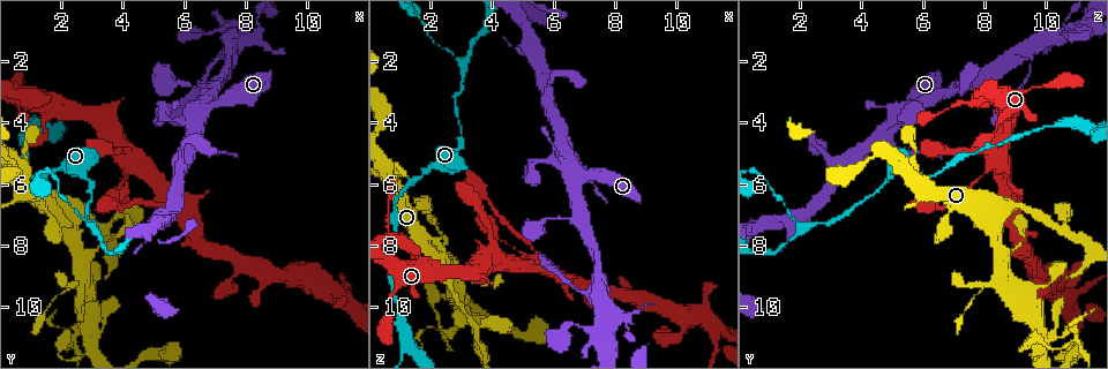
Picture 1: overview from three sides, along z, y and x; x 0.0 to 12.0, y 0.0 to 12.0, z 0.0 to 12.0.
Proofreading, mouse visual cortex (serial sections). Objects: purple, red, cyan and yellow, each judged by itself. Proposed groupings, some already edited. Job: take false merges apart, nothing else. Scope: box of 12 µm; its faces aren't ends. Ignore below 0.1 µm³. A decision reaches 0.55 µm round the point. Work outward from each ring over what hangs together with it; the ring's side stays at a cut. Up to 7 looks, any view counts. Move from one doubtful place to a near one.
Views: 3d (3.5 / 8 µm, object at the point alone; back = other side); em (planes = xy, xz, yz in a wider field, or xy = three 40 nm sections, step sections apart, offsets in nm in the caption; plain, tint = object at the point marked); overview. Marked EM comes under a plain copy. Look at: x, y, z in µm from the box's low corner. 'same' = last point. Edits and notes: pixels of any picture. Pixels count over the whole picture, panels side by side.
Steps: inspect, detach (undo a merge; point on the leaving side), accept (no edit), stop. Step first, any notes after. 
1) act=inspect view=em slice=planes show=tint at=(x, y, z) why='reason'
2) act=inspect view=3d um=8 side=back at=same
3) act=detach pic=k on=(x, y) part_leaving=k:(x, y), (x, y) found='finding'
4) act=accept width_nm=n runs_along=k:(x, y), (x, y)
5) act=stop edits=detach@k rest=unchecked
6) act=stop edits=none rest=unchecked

act=inspect view=em slice=xy step=3 show=tint at=(5.6, 6.3, 8.8) why='three-way junction'

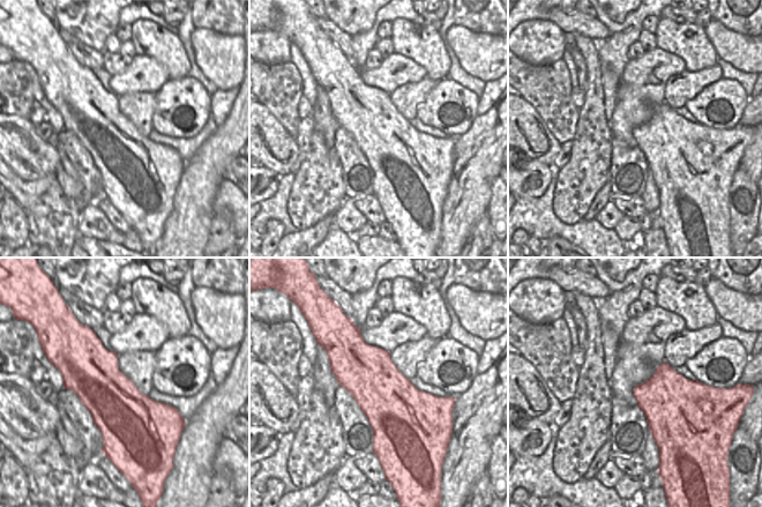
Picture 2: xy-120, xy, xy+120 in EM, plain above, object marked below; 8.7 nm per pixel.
act=inspect view=3d um=3.5 at=same why='see where the arms go'

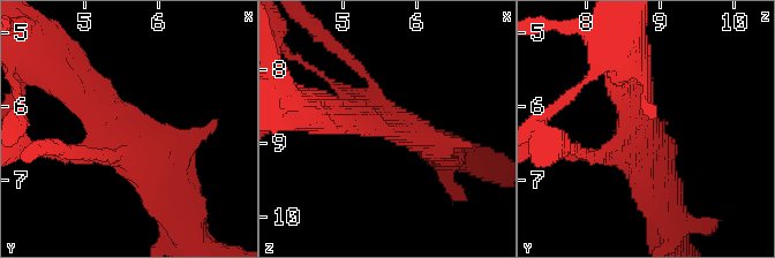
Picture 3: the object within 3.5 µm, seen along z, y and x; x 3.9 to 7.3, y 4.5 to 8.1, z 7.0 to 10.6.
act=accept width_nm=500 runs_along=3:(65, 76), (174, 182) found='continuous, no second cell'

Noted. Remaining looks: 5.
act=inspect view=3d um=3.5 at=(4.1, 6.0, 7.6) why='thin neck'

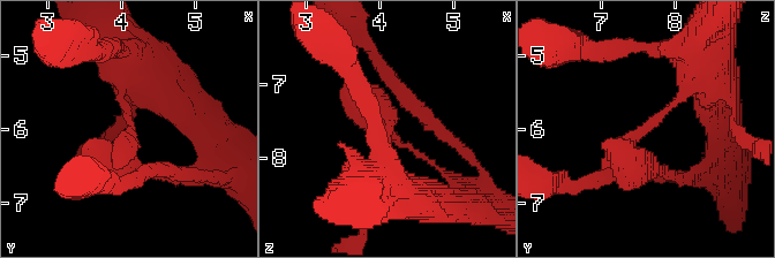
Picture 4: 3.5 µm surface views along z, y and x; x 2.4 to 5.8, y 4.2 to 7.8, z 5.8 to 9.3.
act=accept runs_along=4:(129, 63), (107, 183) found='one cell here'

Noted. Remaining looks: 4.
act=inspect view=3d um=3.5 at=(3.0, 7.3, 2.2) why='arms part here'

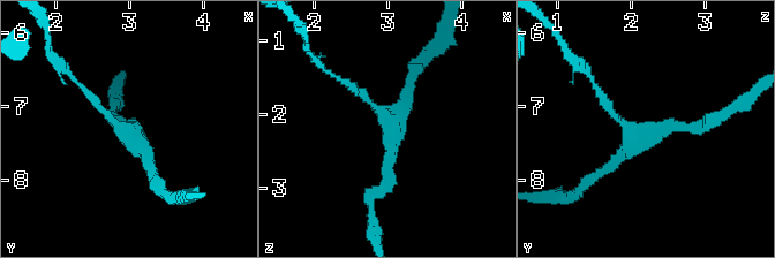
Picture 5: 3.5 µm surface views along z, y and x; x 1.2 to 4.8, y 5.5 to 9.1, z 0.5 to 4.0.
act=inspect view=em slice=xy step=2 show=tint at=(3.05, 7.35, 2.15) arms=3 arm_widths_nm=150,150,200

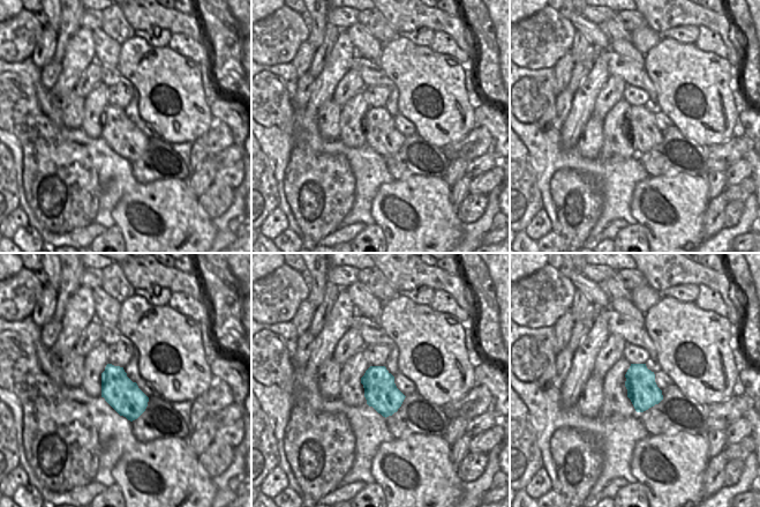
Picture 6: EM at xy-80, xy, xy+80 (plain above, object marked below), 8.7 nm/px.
act=accept width_nm=280 runs_along=5:(369, 198), (388, 183), (391, 124), (345, 83) found='one cell here'

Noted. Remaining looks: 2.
act=stop edits=none rest=unchecked

